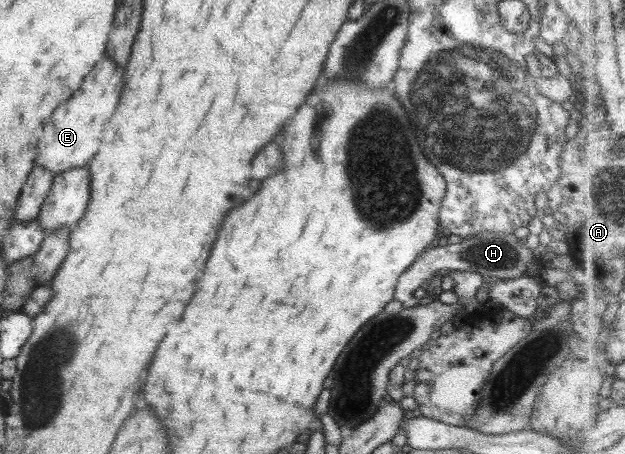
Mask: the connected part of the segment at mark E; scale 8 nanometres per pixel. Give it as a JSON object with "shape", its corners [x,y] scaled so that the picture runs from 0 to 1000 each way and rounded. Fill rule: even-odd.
{"shape":[[[168,121],[130,174],[126,196],[114,209],[114,218],[94,231],[85,244],[82,262],[69,275],[69,302],[62,306],[56,359],[82,374],[86,385],[110,370],[142,363],[155,337],[165,271],[187,240],[194,192],[197,192],[197,152]]]}

